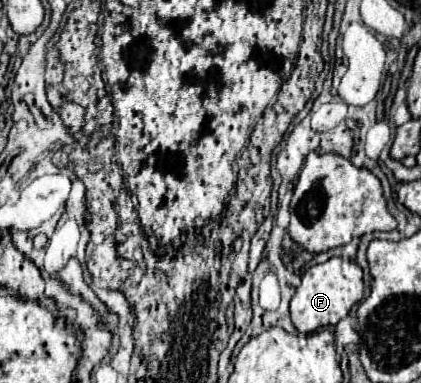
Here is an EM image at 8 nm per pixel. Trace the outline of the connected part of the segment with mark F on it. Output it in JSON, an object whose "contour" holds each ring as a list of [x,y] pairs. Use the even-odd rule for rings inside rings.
{"contour":[[[331,258],[323,264],[311,266],[303,276],[297,292],[291,298],[291,320],[303,334],[313,332],[321,326],[335,326],[343,320],[349,310],[363,298],[363,272],[361,268],[345,258]]]}

